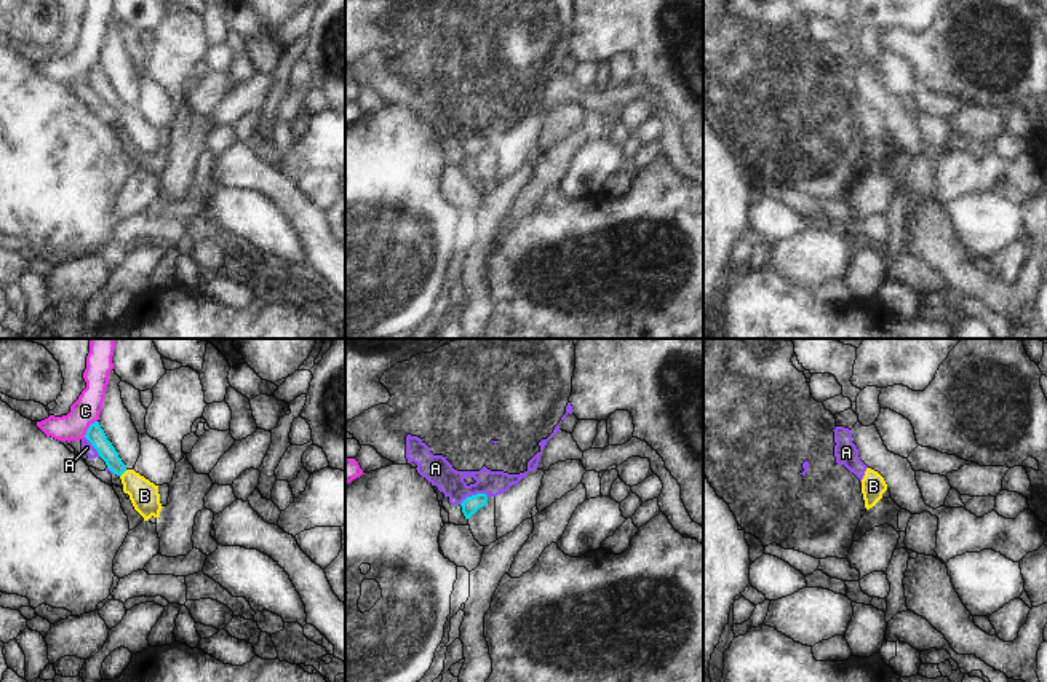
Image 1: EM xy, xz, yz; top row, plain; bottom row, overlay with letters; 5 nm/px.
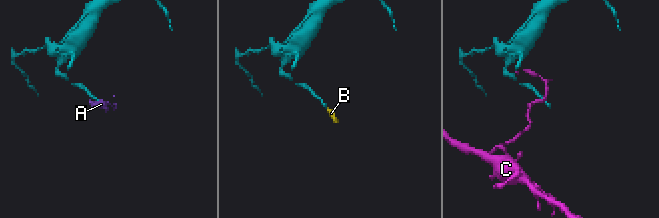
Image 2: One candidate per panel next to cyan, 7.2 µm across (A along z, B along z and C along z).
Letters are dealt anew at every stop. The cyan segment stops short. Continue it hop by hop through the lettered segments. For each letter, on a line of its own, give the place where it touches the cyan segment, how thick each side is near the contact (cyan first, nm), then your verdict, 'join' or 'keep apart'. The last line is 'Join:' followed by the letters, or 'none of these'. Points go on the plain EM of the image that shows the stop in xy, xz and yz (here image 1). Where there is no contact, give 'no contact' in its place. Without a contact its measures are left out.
A: xz (473, 138) | 90/140 nm | keep apart
B: xy (123, 114) | 90/150 nm | join
C: xy (88, 71) | 90/140 nm | keep apart
Join: B

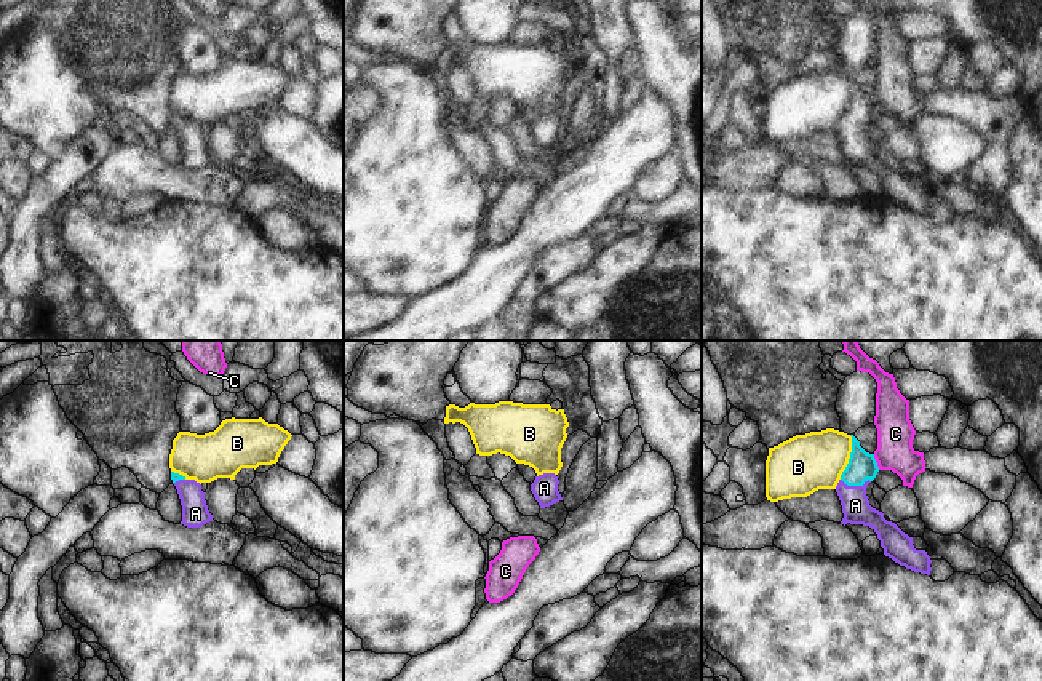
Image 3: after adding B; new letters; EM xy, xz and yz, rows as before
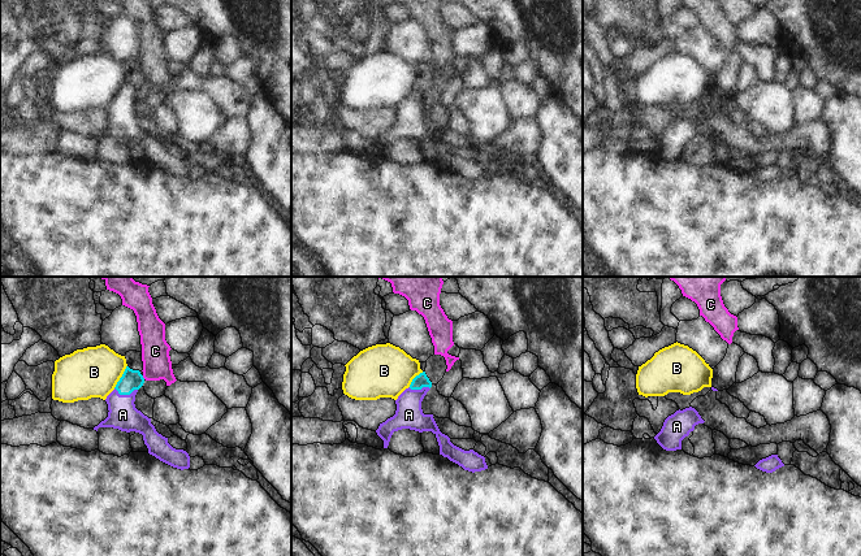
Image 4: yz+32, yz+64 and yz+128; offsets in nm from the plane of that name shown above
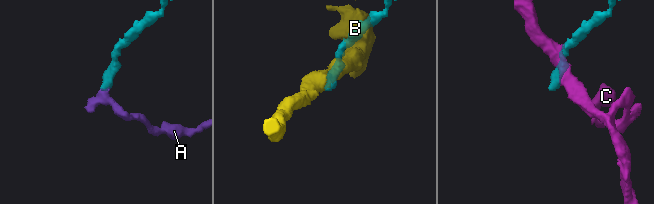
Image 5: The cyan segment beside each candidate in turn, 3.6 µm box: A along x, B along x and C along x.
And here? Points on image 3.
A: yz (855, 127) | 150/140 nm | join
B: yz (851, 99) | 150/300 nm | keep apart
C: yz (876, 104) | 150/190 nm | keep apart
Join: A

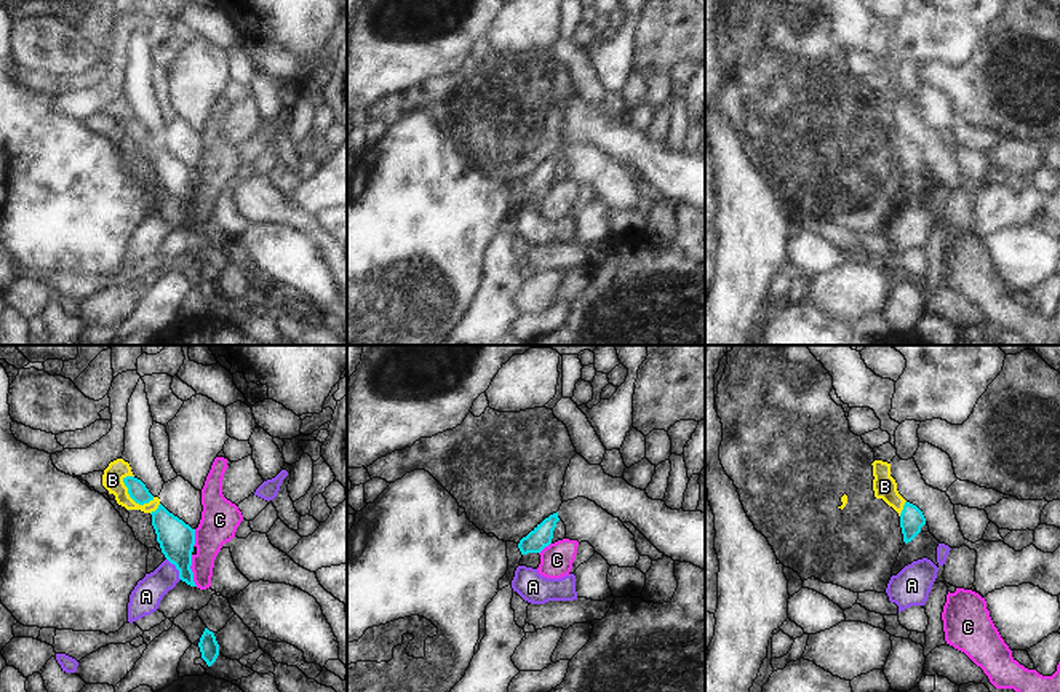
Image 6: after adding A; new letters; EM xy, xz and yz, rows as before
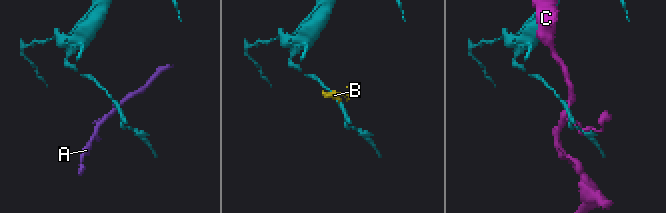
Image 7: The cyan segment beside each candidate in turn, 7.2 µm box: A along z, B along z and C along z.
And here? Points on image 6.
A: xy (176, 210) | 180/150 nm | keep apart
B: xy (133, 141) | 90/110 nm | keep apart
C: xy (191, 213) | 180/170 nm | keep apart
Join: none of these

